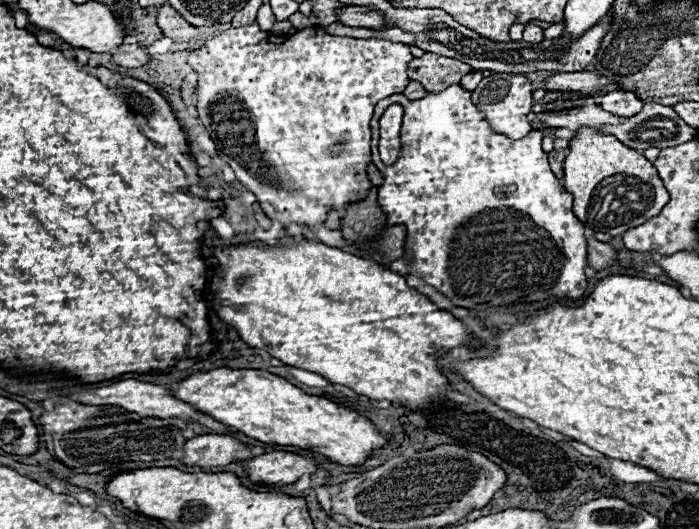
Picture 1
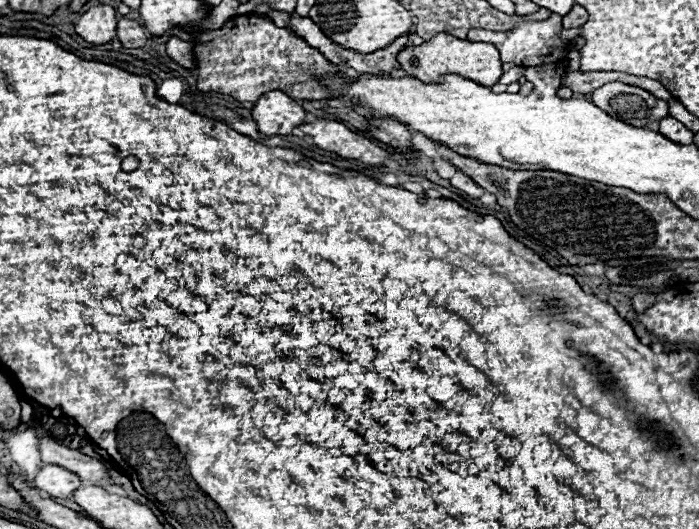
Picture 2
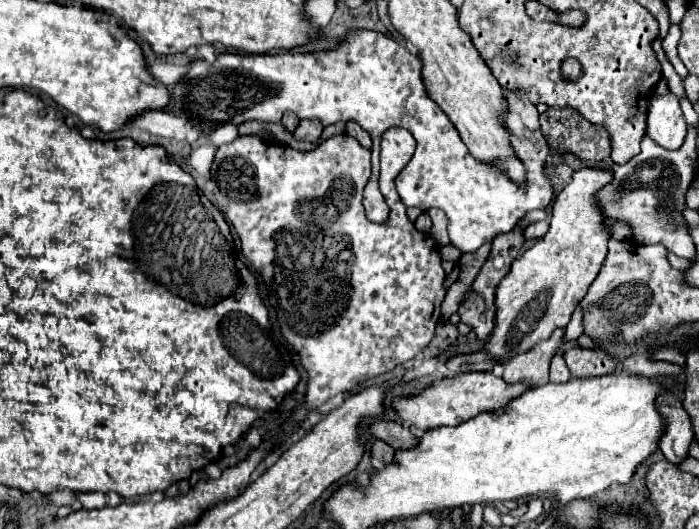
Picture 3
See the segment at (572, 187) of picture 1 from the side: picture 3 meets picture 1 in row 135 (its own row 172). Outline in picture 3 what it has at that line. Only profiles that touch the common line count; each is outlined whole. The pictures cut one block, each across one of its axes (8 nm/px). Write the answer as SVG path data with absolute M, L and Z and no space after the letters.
M582 168L582 170L574 172L572 182L554 200L548 234L544 238L540 238L522 256L518 256L512 262L510 272L500 280L500 284L496 288L496 324L494 324L494 330L482 348L492 360L506 364L514 356L518 356L522 352L530 352L534 348L534 344L548 340L554 330L566 328L566 324L570 322L572 312L576 310L578 302L586 296L588 286L592 284L592 280L600 272L600 266L602 266L606 252L608 252L608 248L606 248L608 232L602 228L604 218L596 208L594 196L602 184L610 182L610 176L612 176L612 172L596 170L596 168Z

